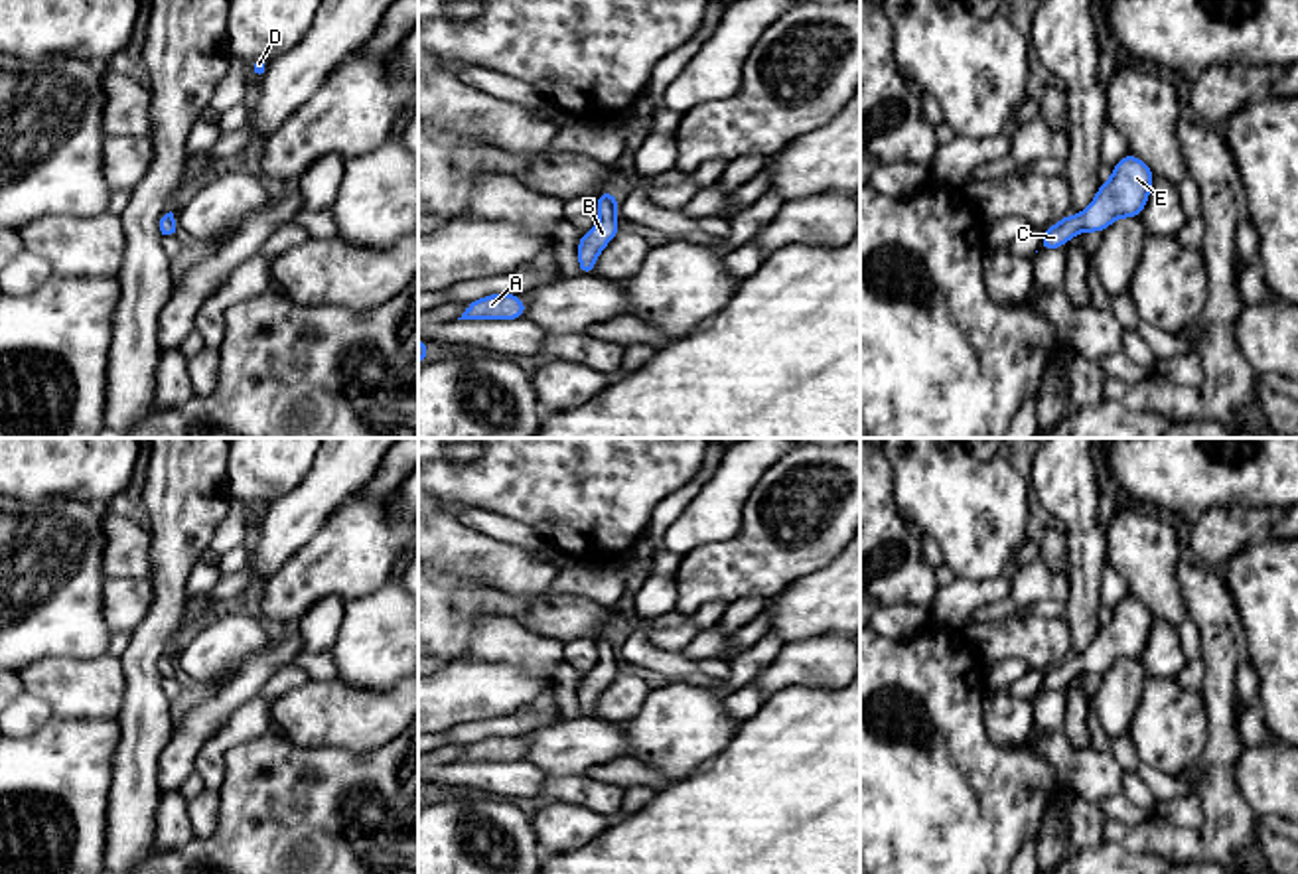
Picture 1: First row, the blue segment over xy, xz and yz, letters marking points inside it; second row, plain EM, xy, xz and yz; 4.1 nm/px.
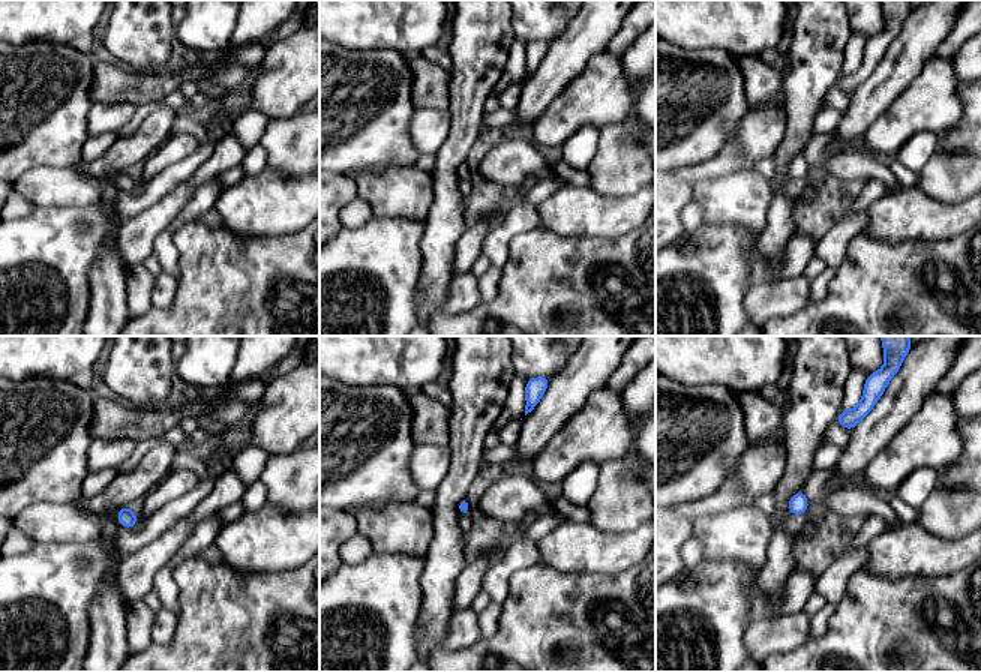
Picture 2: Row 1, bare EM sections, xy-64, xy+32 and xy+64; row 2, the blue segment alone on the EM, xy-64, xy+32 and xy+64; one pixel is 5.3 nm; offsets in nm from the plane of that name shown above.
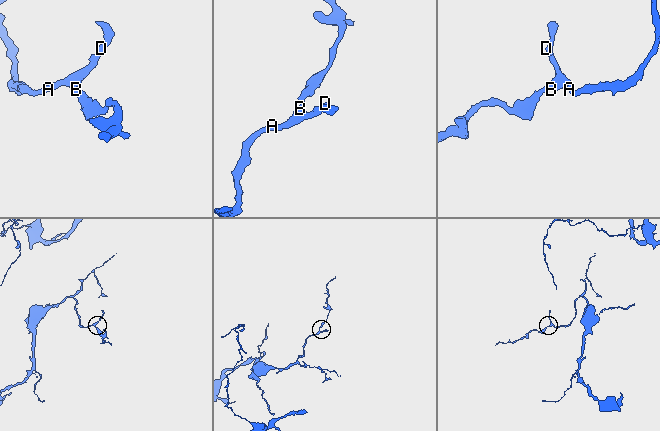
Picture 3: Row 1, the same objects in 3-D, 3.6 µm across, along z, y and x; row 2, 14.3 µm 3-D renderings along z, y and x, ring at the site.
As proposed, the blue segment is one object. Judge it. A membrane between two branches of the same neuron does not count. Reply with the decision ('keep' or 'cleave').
keep

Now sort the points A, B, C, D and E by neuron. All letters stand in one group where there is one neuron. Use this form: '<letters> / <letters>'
A B C D E

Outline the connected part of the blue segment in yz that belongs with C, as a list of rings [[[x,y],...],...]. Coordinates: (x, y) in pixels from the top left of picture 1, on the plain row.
[[[1126,596],[1107,625],[1101,625],[1093,645],[1081,657],[1067,657],[1044,673],[1038,692],[1063,691],[1079,673],[1103,675],[1118,659],[1140,659],[1150,637],[1154,616],[1134,596]]]

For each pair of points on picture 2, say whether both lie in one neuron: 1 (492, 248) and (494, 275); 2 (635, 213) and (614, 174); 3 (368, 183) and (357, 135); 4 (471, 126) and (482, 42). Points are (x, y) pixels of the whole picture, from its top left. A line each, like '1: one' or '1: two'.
1: two
2: two
3: two
4: one

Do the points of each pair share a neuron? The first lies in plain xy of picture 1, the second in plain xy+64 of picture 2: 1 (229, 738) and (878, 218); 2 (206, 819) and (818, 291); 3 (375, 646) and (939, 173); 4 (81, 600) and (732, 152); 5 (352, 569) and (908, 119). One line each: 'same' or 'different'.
1: different
2: same
3: same
4: different
5: same

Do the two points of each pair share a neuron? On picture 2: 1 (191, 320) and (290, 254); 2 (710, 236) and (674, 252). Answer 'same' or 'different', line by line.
1: same
2: same

